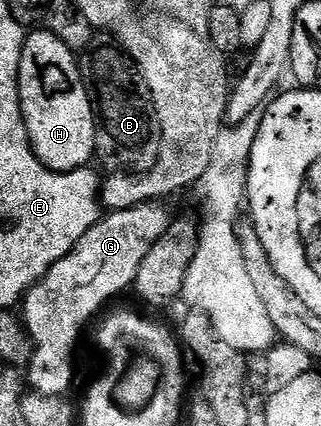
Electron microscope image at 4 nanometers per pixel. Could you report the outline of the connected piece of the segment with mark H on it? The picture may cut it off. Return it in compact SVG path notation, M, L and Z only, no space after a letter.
M44 27L35 28L25 34L20 55L20 71L18 72L18 94L22 118L30 136L30 145L34 154L46 165L46 168L57 173L71 173L73 169L81 169L91 164L94 152L94 112L88 99L88 91L82 82L78 70L78 59L75 50L68 48L56 35L49 33Z

